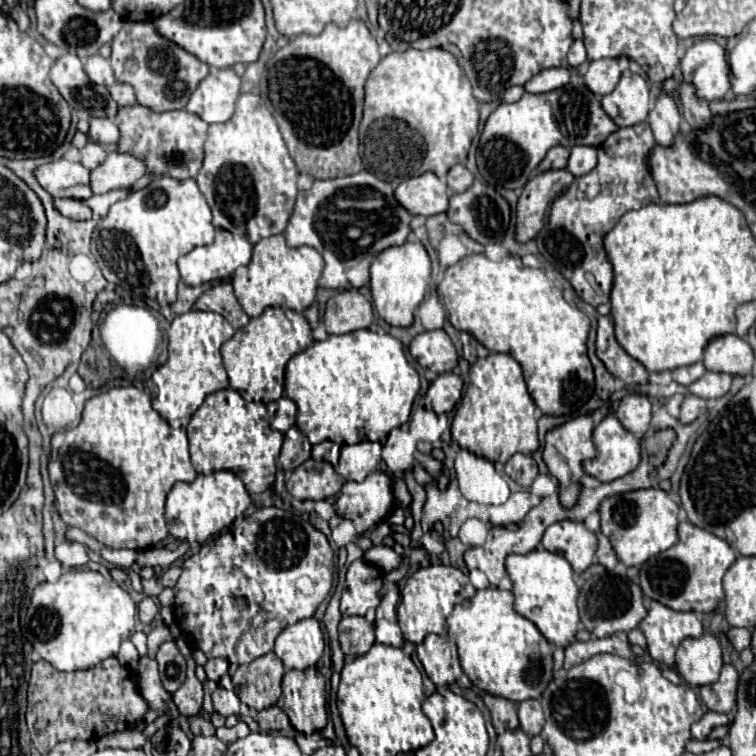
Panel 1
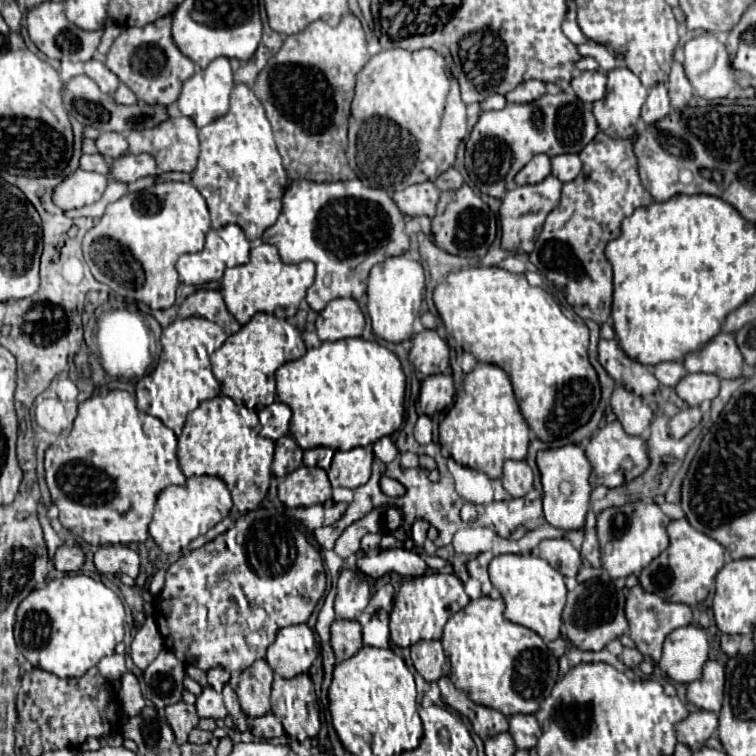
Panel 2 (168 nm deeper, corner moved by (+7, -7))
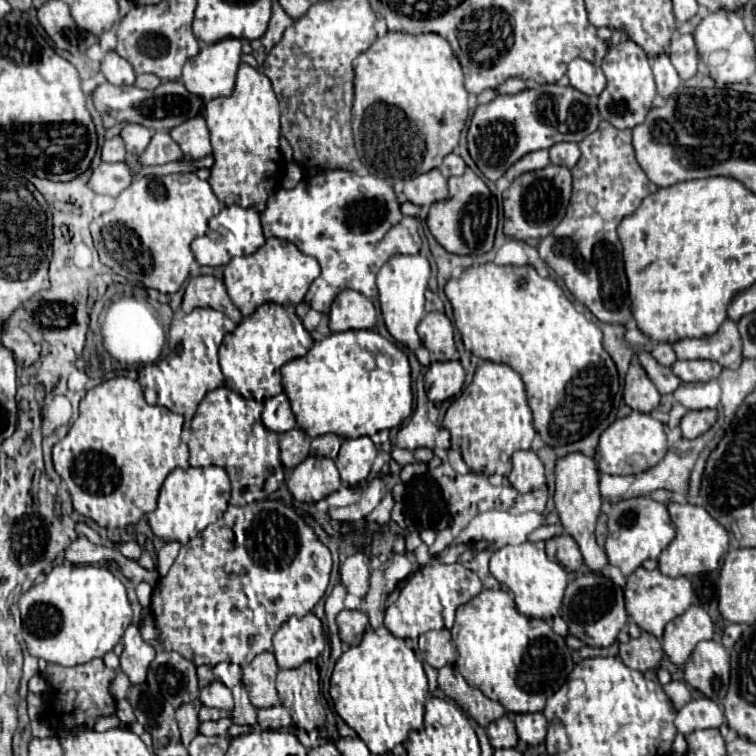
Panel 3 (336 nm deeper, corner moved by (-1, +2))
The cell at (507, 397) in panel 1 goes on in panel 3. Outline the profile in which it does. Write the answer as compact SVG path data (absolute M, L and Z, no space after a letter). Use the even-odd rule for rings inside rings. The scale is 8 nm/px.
M481 362L477 366L473 382L449 406L449 410L447 410L445 418L443 418L443 426L451 432L451 446L461 450L461 456L463 456L465 464L473 472L483 474L483 476L509 474L509 470L511 470L511 454L515 450L529 450L531 442L535 438L533 418L531 418L531 410L527 406L523 380L511 366L497 364L497 362Z

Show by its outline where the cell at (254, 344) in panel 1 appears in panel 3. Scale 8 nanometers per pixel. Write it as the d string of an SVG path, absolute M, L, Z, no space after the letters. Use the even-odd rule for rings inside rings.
M265 302L249 318L243 318L235 332L223 338L219 346L219 366L231 390L239 392L243 398L265 402L283 392L281 366L307 354L311 344L313 338L303 328L293 306Z

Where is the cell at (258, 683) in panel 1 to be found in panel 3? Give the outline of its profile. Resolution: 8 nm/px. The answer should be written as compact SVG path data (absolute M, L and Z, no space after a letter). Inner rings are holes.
M263 652L253 658L253 662L243 668L243 686L249 694L249 700L255 708L275 706L279 702L275 690L275 676L279 668L271 652Z

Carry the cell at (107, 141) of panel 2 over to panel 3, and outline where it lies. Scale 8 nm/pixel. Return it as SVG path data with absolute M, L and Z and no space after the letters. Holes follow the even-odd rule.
M129 124L121 130L121 136L125 140L125 146L127 146L127 152L131 154L141 154L147 144L151 142L151 132L145 128L145 126L139 126L139 124Z

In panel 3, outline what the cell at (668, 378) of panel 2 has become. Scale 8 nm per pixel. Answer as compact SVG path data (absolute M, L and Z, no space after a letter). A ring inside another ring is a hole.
M663 342L663 344L657 344L653 350L651 350L651 356L659 362L659 364L663 364L663 366L671 366L677 358L675 358L675 352L671 350L671 344L667 344L667 342Z

